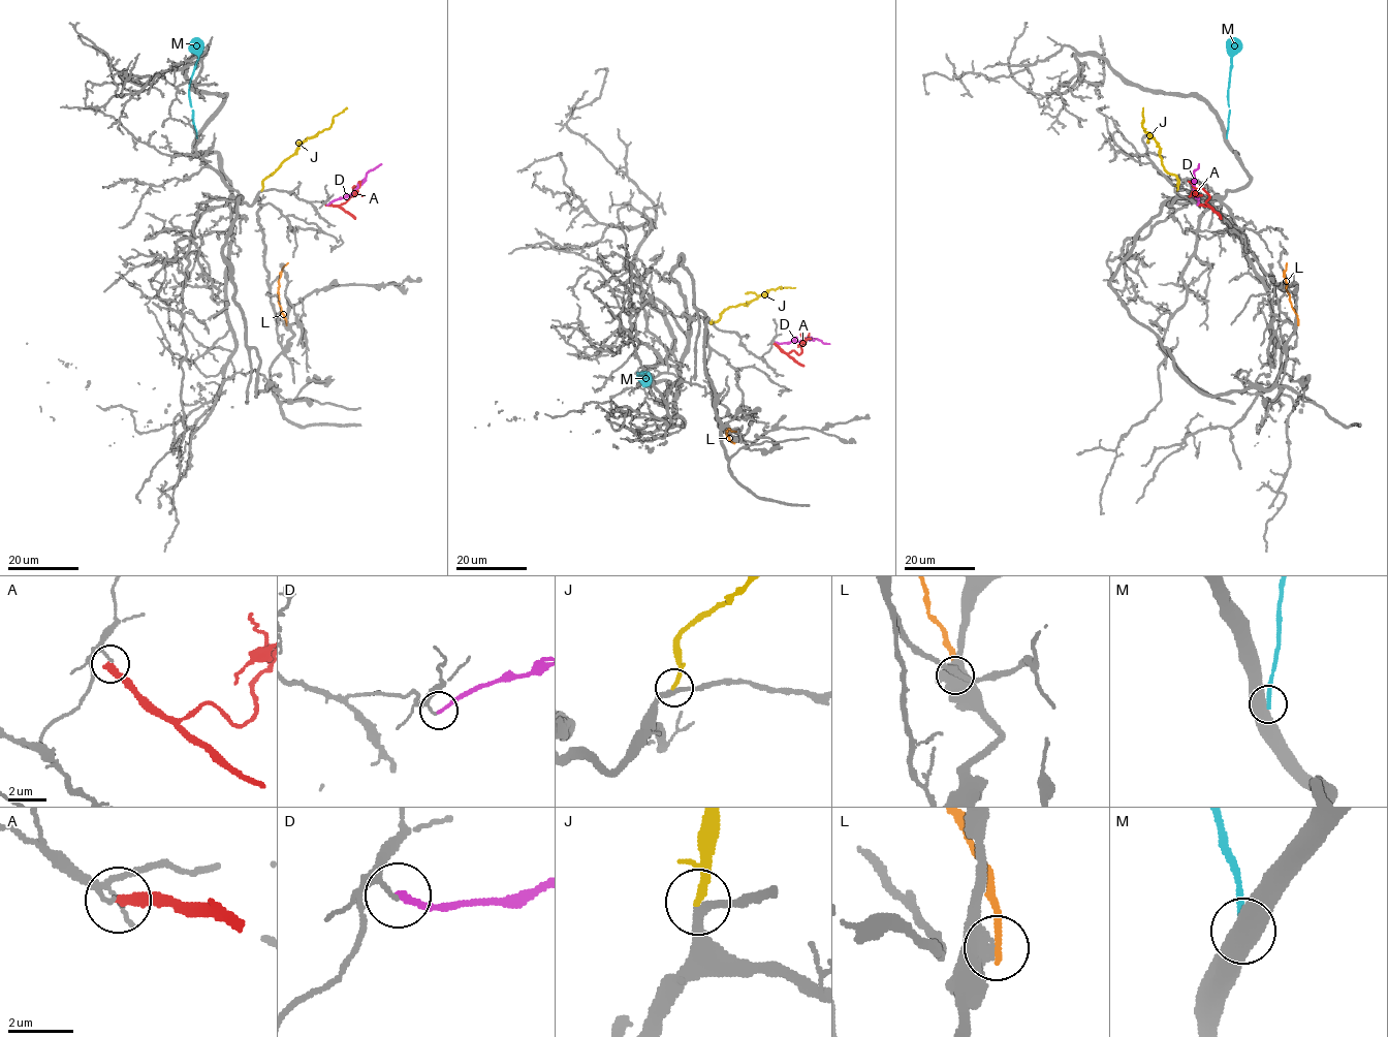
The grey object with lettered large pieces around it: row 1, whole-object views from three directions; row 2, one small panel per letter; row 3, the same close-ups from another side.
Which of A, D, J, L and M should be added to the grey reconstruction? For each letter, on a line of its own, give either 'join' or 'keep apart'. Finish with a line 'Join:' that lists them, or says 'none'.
A: keep apart
D: keep apart
J: join
L: keep apart
M: keep apart
Join: J

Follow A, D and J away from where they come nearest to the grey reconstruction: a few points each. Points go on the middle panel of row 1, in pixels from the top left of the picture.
A: (775, 343), (784, 352), (794, 350), (800, 353), (809, 333)
D: (776, 342), (817, 339), (829, 344)
J: (710, 322), (719, 318), (725, 309), (747, 304), (767, 290), (795, 288)

